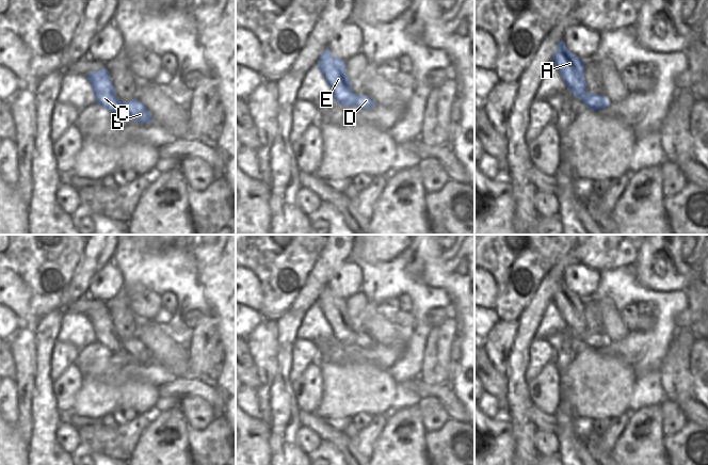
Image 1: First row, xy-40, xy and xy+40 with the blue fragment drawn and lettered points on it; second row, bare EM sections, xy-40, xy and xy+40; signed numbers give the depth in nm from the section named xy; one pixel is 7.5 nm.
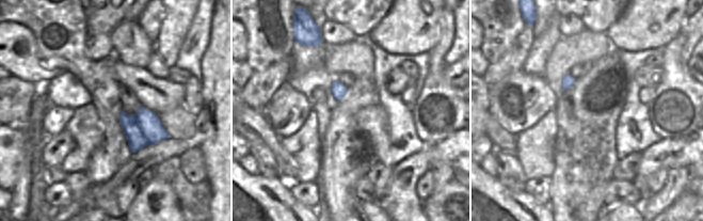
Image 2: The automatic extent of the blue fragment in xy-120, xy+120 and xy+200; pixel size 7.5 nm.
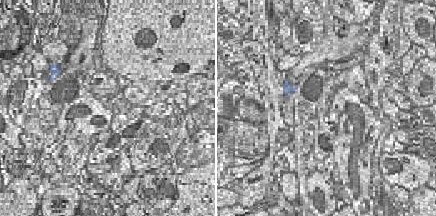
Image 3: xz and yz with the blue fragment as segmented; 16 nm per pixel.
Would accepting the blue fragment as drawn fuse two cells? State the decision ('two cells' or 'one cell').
two cells

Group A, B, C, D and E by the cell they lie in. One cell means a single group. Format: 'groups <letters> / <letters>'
groups A C E / B D

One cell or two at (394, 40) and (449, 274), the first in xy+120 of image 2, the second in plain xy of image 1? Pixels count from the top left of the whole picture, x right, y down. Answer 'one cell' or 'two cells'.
one cell

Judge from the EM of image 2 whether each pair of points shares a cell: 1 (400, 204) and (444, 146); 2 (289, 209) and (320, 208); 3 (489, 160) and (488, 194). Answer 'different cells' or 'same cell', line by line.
1: same cell
2: different cells
3: different cells

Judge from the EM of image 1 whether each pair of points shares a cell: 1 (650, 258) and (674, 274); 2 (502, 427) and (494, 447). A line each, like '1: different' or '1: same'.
1: same
2: same

